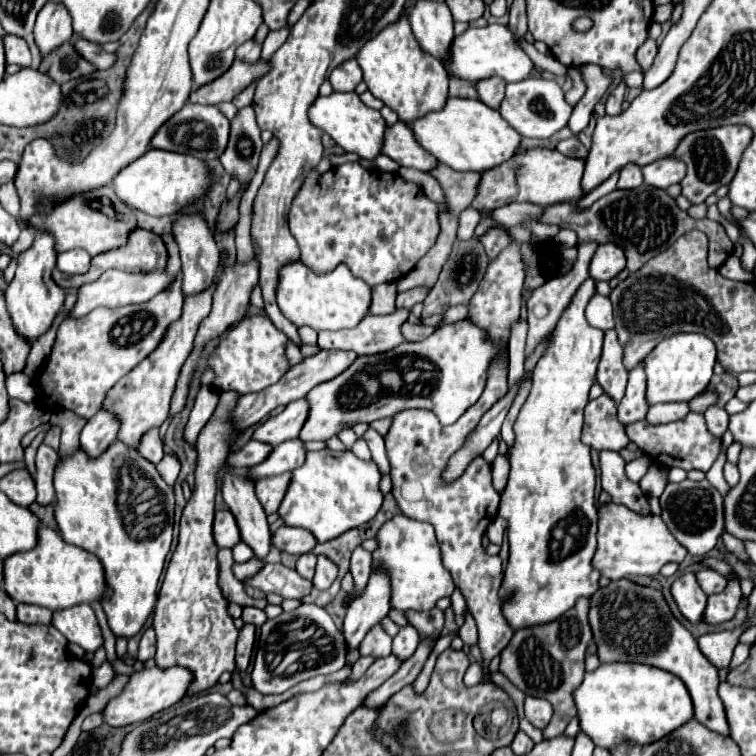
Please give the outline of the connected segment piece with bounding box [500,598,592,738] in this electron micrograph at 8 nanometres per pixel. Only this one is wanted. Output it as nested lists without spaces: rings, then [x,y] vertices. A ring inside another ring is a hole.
[[[578,598],[578,602],[560,618],[542,624],[528,626],[514,632],[508,646],[502,650],[500,672],[524,694],[544,698],[554,706],[554,716],[550,724],[542,730],[544,738],[560,736],[568,722],[576,716],[576,706],[572,702],[572,690],[580,684],[584,676],[584,654],[592,640],[592,630],[588,624],[590,598]]]

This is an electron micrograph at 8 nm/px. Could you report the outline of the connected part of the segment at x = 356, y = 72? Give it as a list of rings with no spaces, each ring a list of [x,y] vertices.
[[[350,58],[348,62],[342,62],[330,74],[332,88],[338,92],[352,92],[360,80],[362,80],[362,70],[354,58]]]

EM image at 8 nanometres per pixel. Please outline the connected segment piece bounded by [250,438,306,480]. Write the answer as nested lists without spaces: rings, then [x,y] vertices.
[[[292,438],[292,440],[276,446],[272,450],[272,454],[264,460],[264,464],[250,468],[250,478],[258,480],[260,476],[276,476],[276,474],[292,472],[294,468],[302,466],[304,460],[306,460],[304,442],[300,442],[300,438]]]

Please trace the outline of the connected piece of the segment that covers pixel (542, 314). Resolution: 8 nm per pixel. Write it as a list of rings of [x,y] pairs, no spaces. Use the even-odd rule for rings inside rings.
[[[584,242],[584,244],[580,244],[580,246],[578,246],[578,258],[576,258],[572,270],[570,270],[566,276],[554,276],[554,278],[550,278],[544,286],[540,286],[540,288],[528,298],[528,326],[530,326],[530,330],[528,330],[526,354],[530,354],[530,352],[534,350],[534,346],[536,346],[538,342],[542,342],[546,336],[550,336],[552,330],[556,328],[556,322],[560,320],[560,316],[562,316],[562,312],[564,312],[564,306],[570,304],[570,300],[572,300],[572,296],[576,294],[578,286],[588,278],[588,264],[590,264],[590,258],[592,258],[596,246],[598,246],[598,242],[596,242],[596,244],[594,244],[594,242]]]

